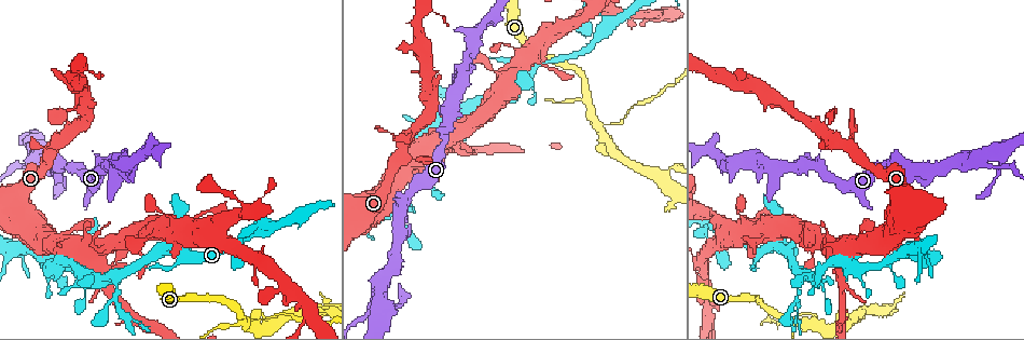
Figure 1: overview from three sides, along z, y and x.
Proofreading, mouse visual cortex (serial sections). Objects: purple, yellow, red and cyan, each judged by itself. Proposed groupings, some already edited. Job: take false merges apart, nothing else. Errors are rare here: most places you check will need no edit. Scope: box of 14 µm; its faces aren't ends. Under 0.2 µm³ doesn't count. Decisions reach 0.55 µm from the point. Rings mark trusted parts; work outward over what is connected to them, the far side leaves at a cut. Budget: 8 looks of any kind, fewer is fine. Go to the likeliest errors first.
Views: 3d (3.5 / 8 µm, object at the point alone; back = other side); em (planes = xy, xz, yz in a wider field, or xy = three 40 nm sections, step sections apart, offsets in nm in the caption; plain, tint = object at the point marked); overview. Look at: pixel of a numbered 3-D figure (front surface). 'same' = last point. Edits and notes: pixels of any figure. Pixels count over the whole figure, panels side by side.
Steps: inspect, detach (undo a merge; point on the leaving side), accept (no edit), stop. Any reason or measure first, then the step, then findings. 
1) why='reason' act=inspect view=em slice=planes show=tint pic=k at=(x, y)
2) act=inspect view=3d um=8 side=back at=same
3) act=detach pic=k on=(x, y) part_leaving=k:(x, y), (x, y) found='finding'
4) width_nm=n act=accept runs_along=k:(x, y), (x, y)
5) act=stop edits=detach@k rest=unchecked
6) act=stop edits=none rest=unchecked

why='narrows sharply' act=inspect view=3d um=3.5 pic=1 at=(612, 123)

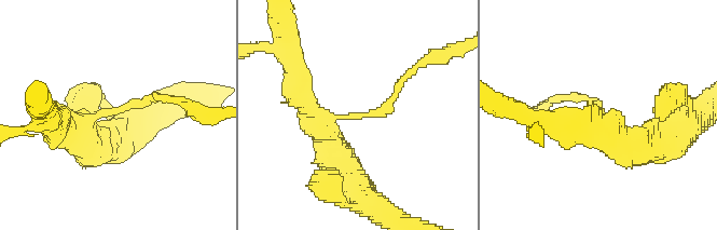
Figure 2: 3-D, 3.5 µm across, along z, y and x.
arms=3 arm_widths_nm=150,350,450 act=inspect view=em slice=xy step=1 show=tint pic=2 at=(604, 116)

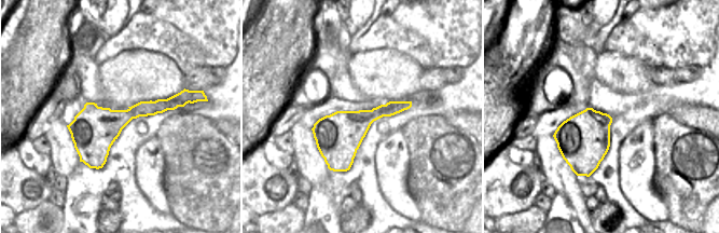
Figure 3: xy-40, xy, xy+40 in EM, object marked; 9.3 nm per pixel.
act=accept found='one cell here'

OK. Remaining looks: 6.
act=inspect view=3d um=3.5 pic=1 at=(870, 309)

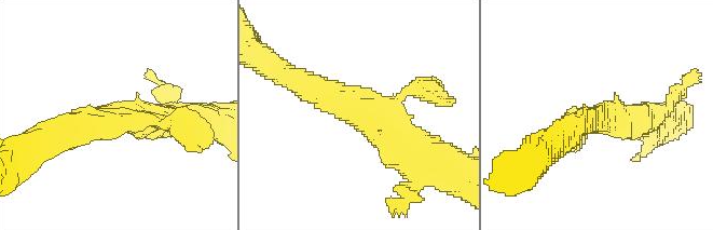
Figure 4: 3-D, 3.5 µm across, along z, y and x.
arms=3 arm_widths_nm=150,400,500 why='shape alone is not enough' act=inspect view=em slice=planes show=tint pic=4 at=(361, 112)

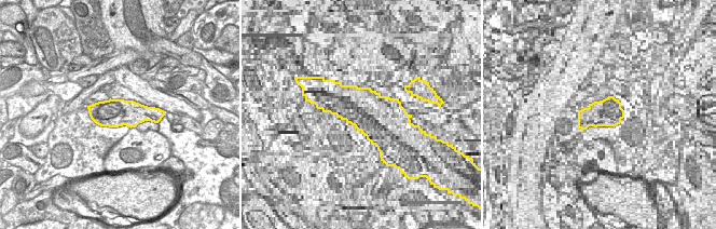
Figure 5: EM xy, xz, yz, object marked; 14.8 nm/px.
act=inspect view=em slice=xy step=5 show=tint at=same

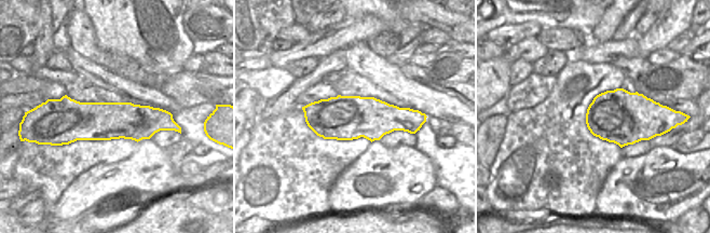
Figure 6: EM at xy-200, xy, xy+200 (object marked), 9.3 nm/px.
act=accept runs_along=4:(299, 81), (342, 99), (415, 163) found='all the same cell'

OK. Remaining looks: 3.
why='three-way junction' act=inspect view=3d um=3.5 pic=1 at=(975, 161)

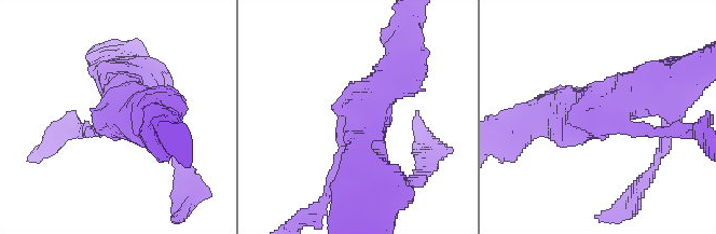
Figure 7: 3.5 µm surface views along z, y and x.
arms=3 arm_widths_nm=200,450,500 why='now the EM' act=inspect view=em slice=xy step=2 show=tint pic=7 at=(597, 116)

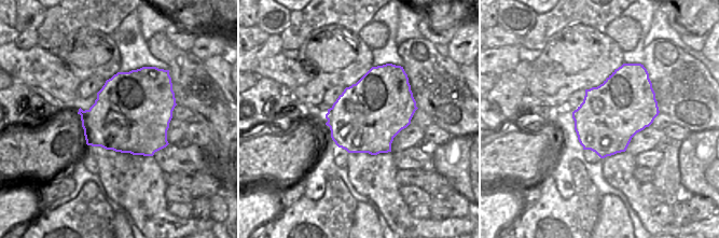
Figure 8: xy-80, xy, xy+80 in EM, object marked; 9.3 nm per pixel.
act=accept found='continuous, no second cell'

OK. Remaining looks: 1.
act=stop edits=none rest=unchecked

